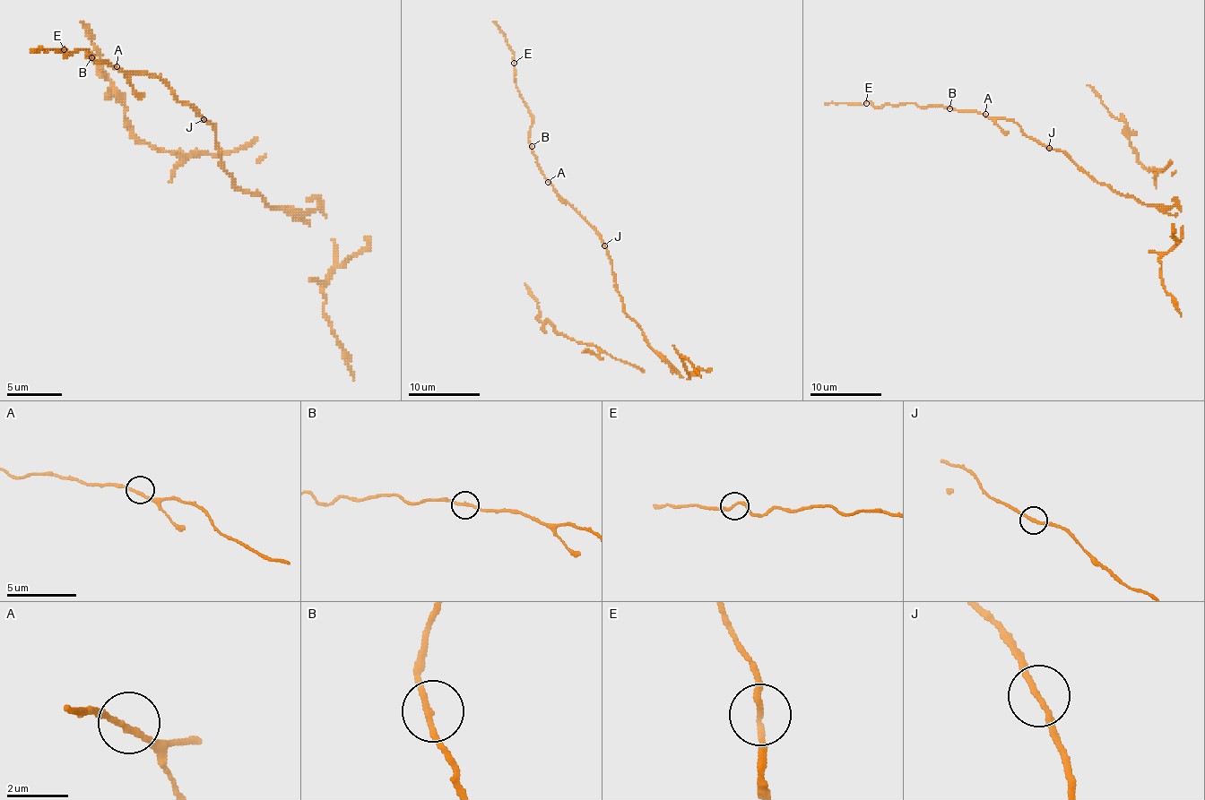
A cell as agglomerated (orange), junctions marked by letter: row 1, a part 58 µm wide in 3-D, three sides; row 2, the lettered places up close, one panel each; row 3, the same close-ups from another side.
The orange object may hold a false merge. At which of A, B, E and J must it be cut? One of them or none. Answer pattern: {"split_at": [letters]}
{"split_at": ["J"]}

